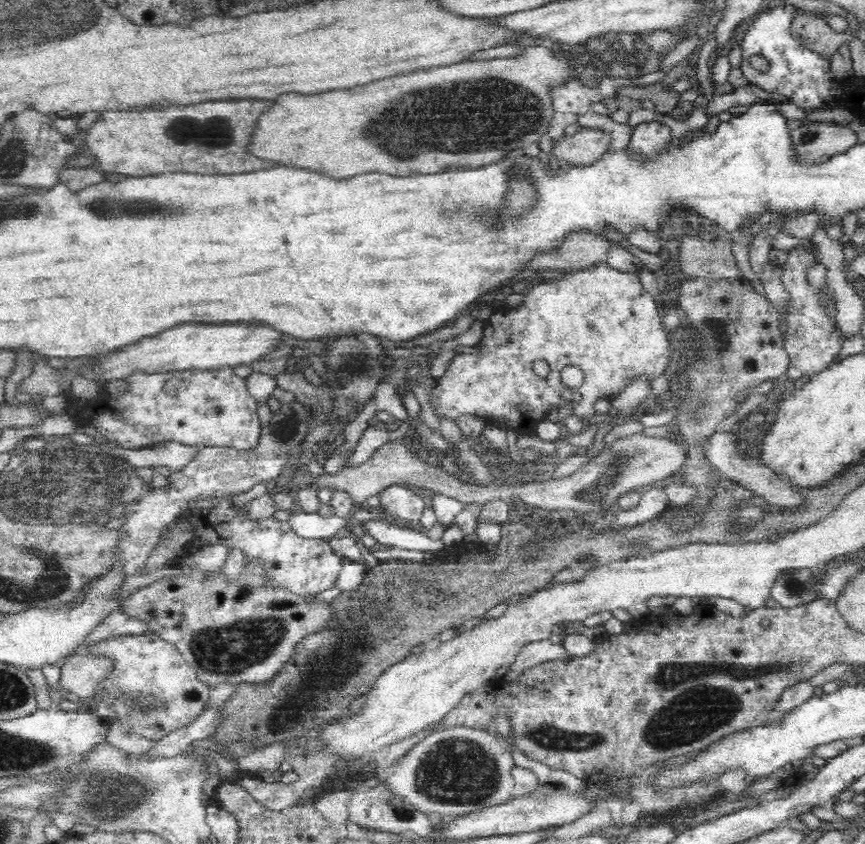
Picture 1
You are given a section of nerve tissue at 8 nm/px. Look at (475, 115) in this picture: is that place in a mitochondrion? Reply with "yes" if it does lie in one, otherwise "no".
yes

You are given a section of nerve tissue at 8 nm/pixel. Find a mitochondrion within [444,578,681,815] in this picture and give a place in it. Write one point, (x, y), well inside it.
(548, 738)

